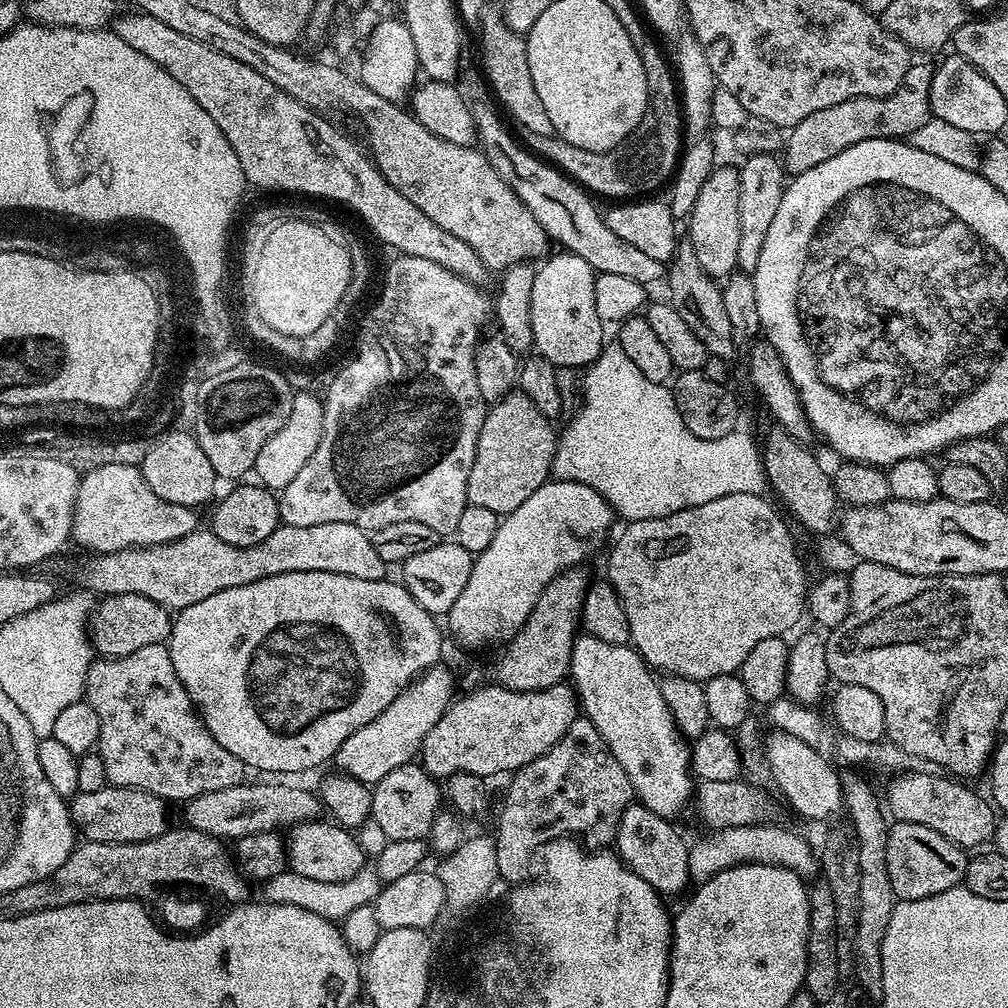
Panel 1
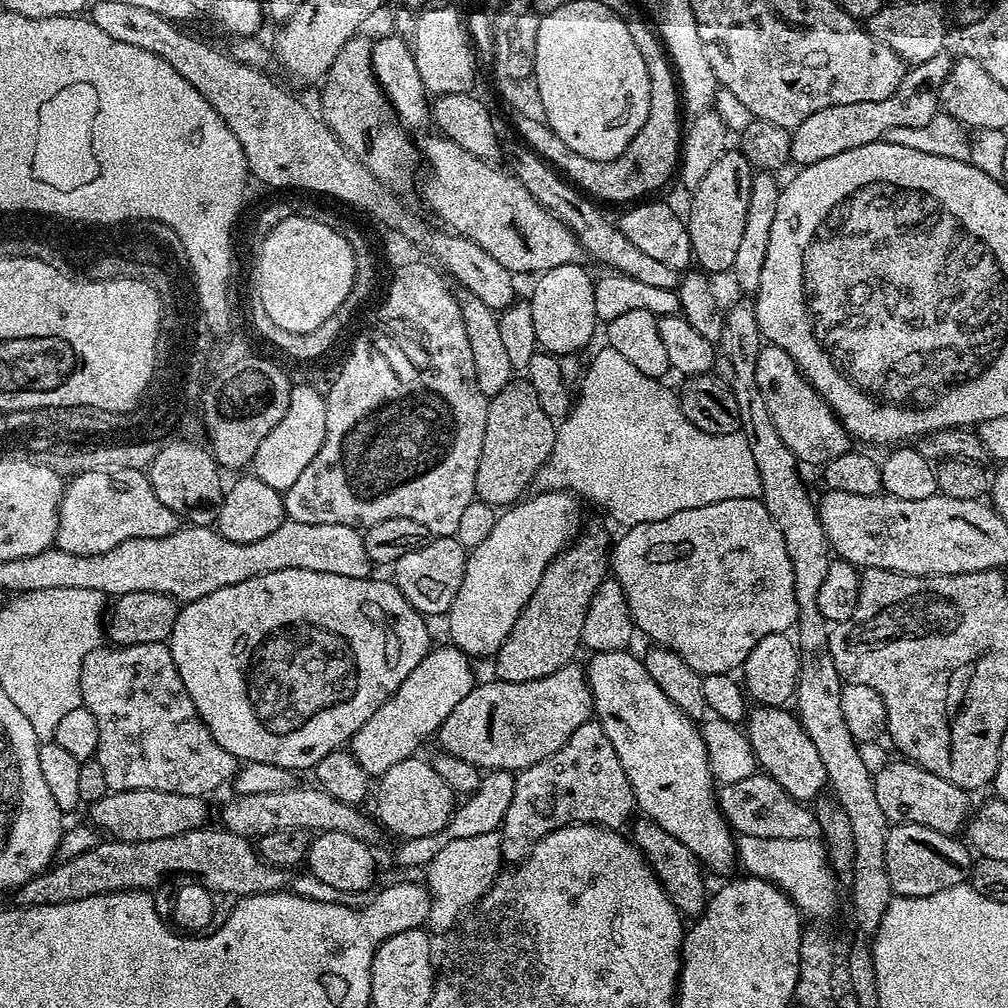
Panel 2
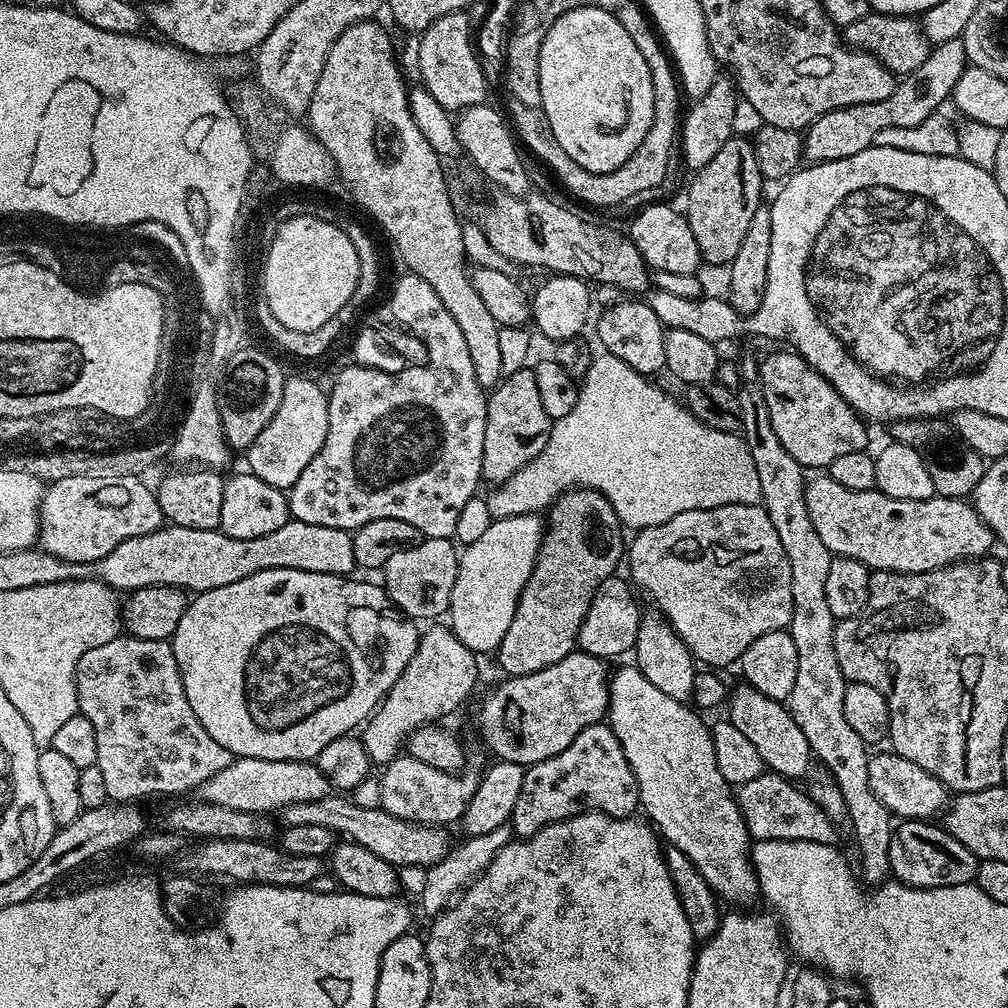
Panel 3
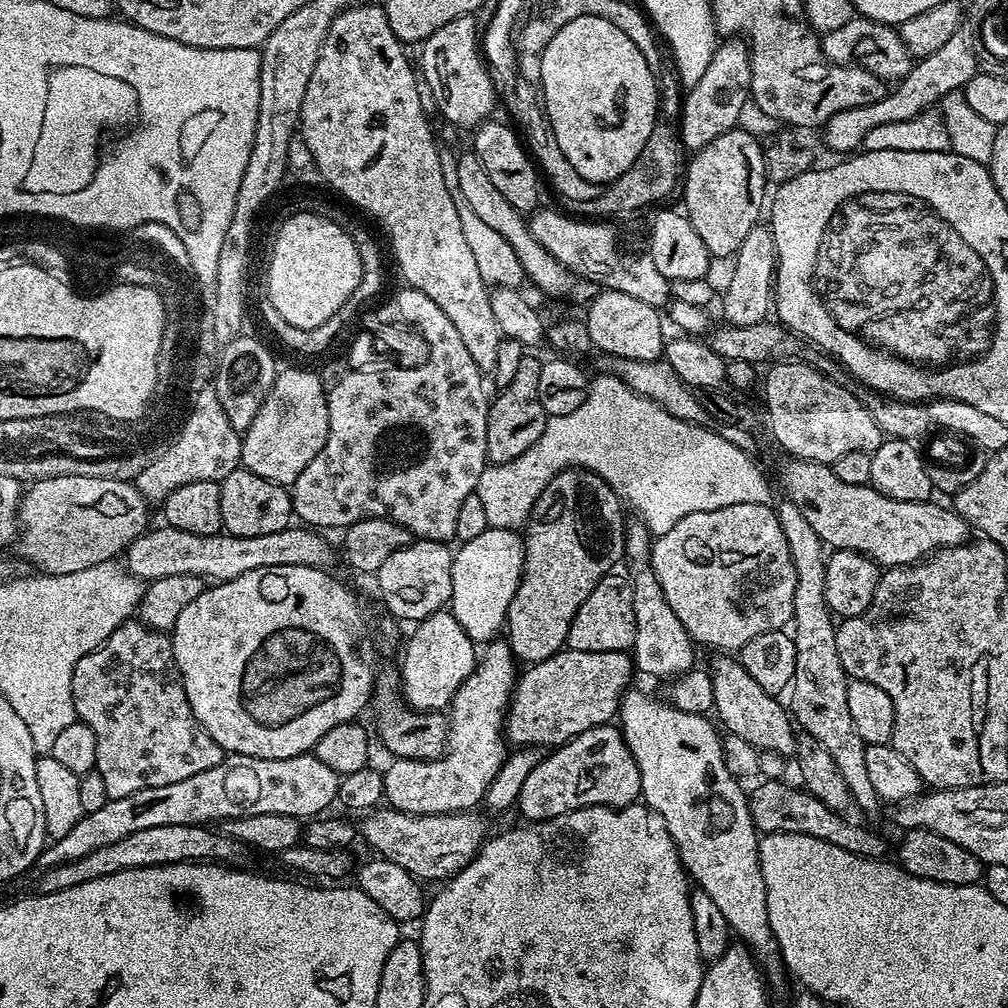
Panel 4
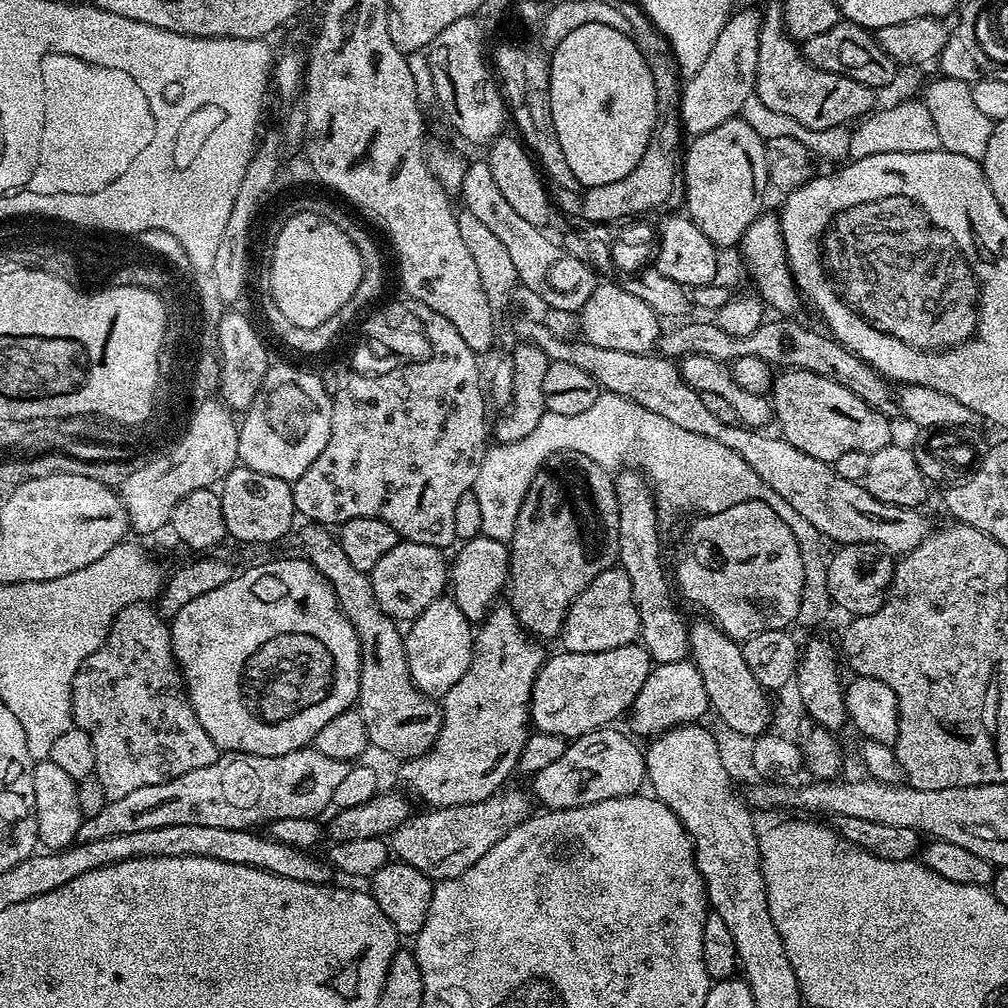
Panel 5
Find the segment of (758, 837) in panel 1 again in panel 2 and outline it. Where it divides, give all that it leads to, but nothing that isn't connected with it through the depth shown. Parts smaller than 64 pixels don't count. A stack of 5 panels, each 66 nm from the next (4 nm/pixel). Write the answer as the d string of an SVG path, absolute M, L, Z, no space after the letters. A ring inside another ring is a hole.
M750 838L738 840L738 864L747 875L771 880L795 902L805 917L828 916L836 908L838 879L828 864L825 846L819 839Z

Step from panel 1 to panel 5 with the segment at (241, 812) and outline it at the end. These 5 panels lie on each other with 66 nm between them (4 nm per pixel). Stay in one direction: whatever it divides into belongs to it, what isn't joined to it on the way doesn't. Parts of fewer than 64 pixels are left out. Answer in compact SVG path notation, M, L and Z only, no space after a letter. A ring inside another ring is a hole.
M511 788L498 791L482 802L470 802L449 808L420 810L424 812L418 813L417 816L416 813L409 815L406 822L399 824L390 833L391 855L401 864L409 864L414 866L414 870L422 870L422 874L426 874L434 882L458 878L458 874L470 870L470 866L474 866L474 862L478 862L478 858L482 858L482 854L486 854L486 850L490 850L490 846L494 846L494 842L506 838L506 834L510 834L510 830L514 830L514 826L523 824L529 816L533 815L534 804L529 793L527 791L524 791L525 793L519 792L518 789Z

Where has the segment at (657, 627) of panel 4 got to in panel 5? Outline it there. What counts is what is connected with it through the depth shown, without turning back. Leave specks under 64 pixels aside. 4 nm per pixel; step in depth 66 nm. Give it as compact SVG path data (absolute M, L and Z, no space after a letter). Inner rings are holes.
M639 470L617 471L614 479L618 498L618 550L620 551L618 564L623 568L626 578L630 578L630 590L634 590L634 606L638 610L640 623L639 643L644 645L656 664L687 661L690 656L688 651L690 624L689 621L684 621L683 614L676 609L677 597L670 583L669 573L668 576L664 573L664 564L660 561L660 532L656 529L658 517L651 487L644 479L644 473Z

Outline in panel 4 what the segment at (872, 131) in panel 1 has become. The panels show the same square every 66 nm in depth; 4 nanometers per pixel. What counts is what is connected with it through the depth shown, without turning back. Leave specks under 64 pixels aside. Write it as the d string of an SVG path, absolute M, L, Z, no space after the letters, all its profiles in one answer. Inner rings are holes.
M961 26L939 50L934 54L919 57L913 63L911 70L903 80L895 85L896 88L889 91L878 102L870 106L858 106L854 110L844 110L842 114L834 114L822 126L822 144L832 152L844 152L840 154L852 154L863 145L864 138L874 126L884 126L886 122L906 122L906 118L915 116L917 112L923 112L939 105L944 96L951 92L964 89L966 82L974 78L978 71L976 65L976 50L978 52L978 40L968 26Z

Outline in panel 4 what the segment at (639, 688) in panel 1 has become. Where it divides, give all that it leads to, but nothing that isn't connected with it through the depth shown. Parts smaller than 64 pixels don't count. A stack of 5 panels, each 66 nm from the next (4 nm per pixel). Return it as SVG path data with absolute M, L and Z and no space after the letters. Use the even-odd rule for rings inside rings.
M629 690L620 700L618 727L634 754L634 762L638 762L643 803L666 822L691 883L706 890L722 909L739 943L760 965L767 983L780 984L786 969L780 944L770 930L766 882L760 865L760 836L750 818L749 793L727 769L721 733L708 719L707 715L686 713L672 703Z

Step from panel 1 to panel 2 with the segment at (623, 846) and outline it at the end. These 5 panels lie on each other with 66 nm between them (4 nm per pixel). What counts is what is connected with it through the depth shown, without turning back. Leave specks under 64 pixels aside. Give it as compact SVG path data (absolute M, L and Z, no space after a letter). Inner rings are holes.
M647 818L638 820L631 825L633 828L632 832L630 831L630 839L636 845L636 849L644 855L645 862L651 866L652 873L666 890L670 902L674 902L681 917L695 918L702 915L704 905L708 902L710 888L704 885L706 872L700 860L687 846L682 846L682 842L674 838L674 834L666 834L666 830L662 830L662 826L658 826L653 820Z

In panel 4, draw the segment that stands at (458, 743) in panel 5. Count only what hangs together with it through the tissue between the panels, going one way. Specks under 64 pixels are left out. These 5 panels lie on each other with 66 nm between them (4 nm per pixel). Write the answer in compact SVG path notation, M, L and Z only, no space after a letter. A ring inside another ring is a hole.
M496 638L483 645L476 668L458 686L448 717L448 747L439 760L392 762L384 773L384 800L397 812L429 816L467 812L485 799L487 788L510 753L504 722L518 679L518 661L507 639Z

